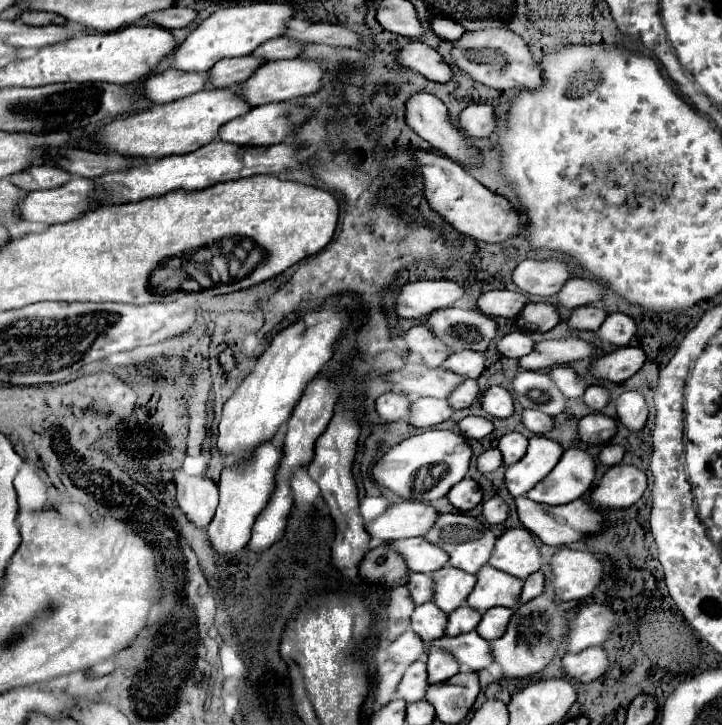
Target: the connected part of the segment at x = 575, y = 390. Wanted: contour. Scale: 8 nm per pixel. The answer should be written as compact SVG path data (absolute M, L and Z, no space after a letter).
M557 366L557 368L549 370L547 374L567 398L581 398L587 388L587 384L569 366Z

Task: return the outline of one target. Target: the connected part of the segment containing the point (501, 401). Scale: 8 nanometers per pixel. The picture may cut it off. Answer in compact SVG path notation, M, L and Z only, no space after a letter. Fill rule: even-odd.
M491 386L481 396L481 408L493 418L509 418L513 414L513 398L501 386Z

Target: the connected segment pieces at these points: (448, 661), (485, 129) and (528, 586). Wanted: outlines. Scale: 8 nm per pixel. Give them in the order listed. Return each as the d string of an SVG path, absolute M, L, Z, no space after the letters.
M431 648L429 660L427 660L427 682L429 682L429 684L445 682L445 680L451 678L453 674L457 674L459 668L461 668L459 662L455 662L455 658L453 658L449 652Z
M471 104L459 114L459 128L473 138L485 138L495 130L495 114L487 104Z
M535 572L535 574L531 574L527 580L525 580L525 584L523 584L523 592L521 592L521 596L519 596L519 606L523 604L523 602L529 602L531 598L535 598L535 596L539 596L541 592L543 592L543 584L545 584L545 578L543 578L543 574L541 572Z

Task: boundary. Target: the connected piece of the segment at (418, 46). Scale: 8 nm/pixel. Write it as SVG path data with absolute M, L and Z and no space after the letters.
M413 40L413 42L405 44L401 50L397 50L397 62L403 68L409 68L409 70L425 76L427 80L433 80L433 82L447 82L447 80L451 80L449 66L425 42Z

